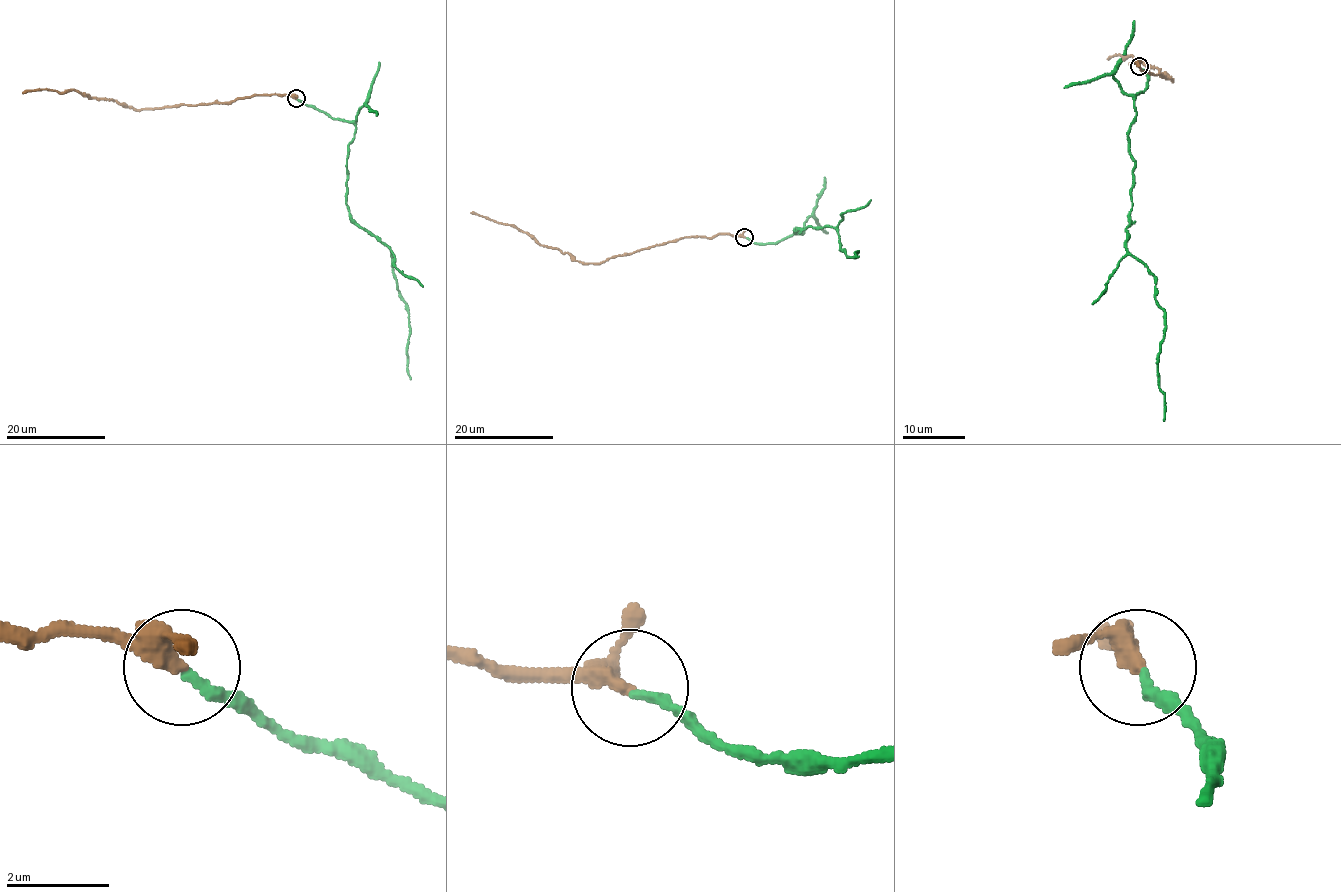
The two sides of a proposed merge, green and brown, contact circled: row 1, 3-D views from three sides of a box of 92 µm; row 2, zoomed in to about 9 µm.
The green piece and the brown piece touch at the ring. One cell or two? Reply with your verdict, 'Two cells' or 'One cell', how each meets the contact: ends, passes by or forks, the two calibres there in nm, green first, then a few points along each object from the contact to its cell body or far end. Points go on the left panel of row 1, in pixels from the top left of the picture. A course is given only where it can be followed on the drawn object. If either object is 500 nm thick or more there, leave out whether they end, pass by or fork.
One cell. At the ring green ends. At the ring brown passes by. Thickness 180 nm (green) against 280 nm. Course of green: (296, 98), (355, 126), (347, 159), (348, 211), (391, 253), (396, 286), (409, 314), (406, 355), (411, 379). Course of brown: (296, 98), (262, 95), (239, 97), (229, 102), (134, 109), (74, 90), (35, 90), (23, 93)

